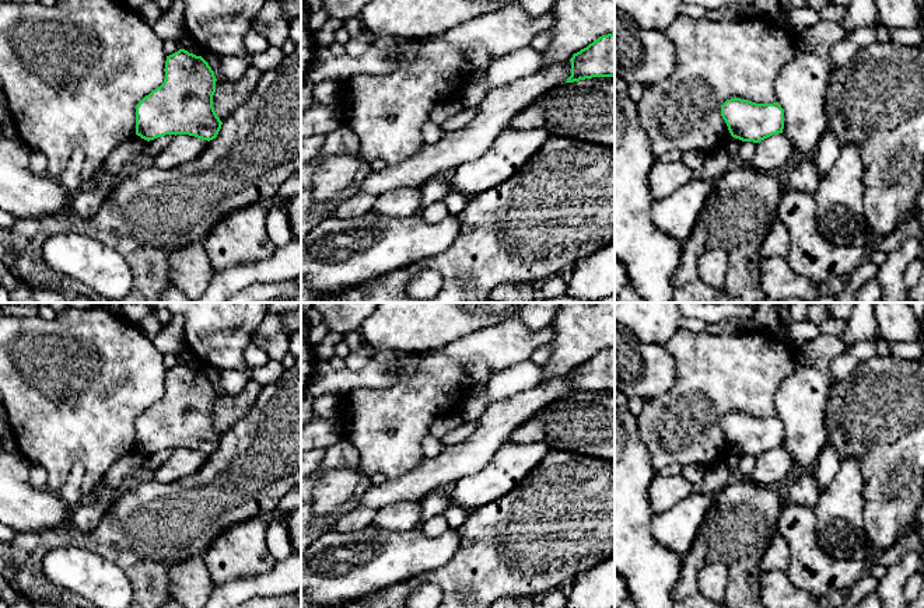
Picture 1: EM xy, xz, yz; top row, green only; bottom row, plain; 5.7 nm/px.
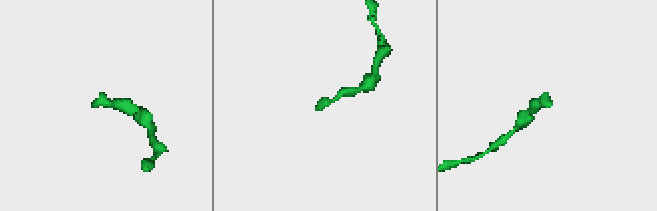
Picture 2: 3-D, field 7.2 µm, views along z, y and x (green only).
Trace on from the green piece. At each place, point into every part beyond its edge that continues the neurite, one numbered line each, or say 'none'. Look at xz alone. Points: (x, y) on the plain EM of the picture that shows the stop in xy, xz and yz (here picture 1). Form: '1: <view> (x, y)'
none

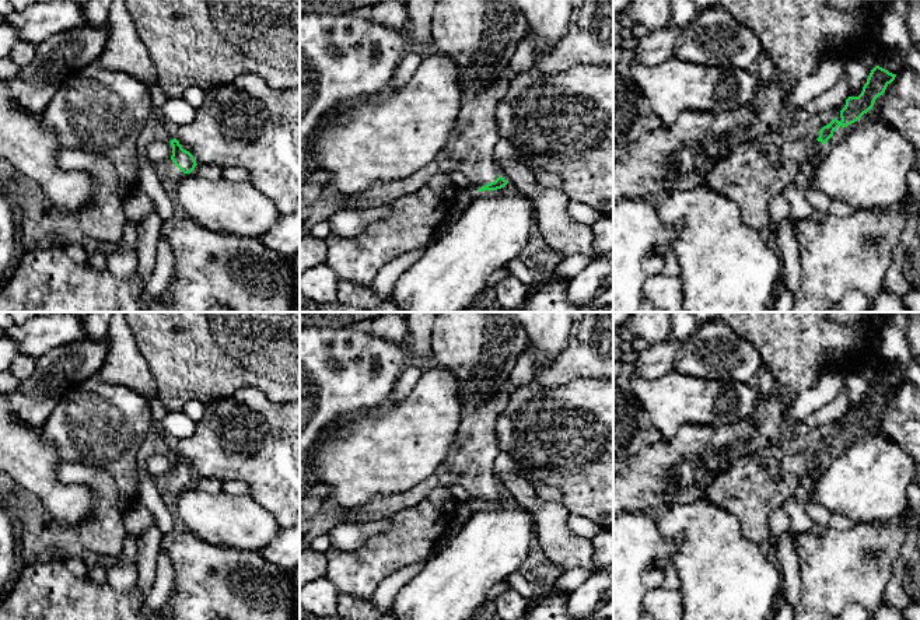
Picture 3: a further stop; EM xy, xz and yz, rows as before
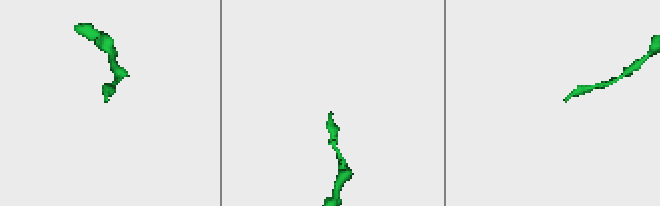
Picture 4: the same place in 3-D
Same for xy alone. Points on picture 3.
1: xy (165, 483)

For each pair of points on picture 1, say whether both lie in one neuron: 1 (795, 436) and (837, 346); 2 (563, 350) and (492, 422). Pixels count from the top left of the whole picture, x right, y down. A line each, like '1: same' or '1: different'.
1: same
2: different

